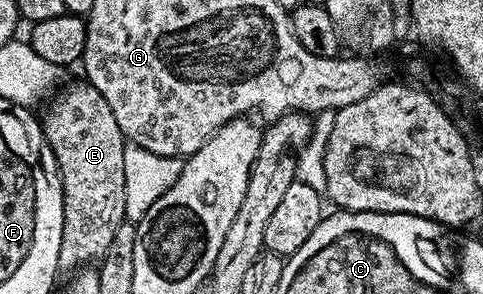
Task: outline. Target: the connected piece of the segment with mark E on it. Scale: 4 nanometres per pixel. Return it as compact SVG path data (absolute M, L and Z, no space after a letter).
M88 83L81 84L70 85L66 90L63 88L53 98L55 101L51 100L45 106L46 114L41 114L40 117L42 134L46 136L46 142L50 145L58 164L58 178L62 180L64 227L58 256L58 272L62 275L73 275L79 269L105 257L112 239L116 239L116 231L127 220L124 151L128 142L122 136L120 123L116 123L116 115L112 115L112 107L108 107L108 99L104 99L104 95L96 91L96 87Z

